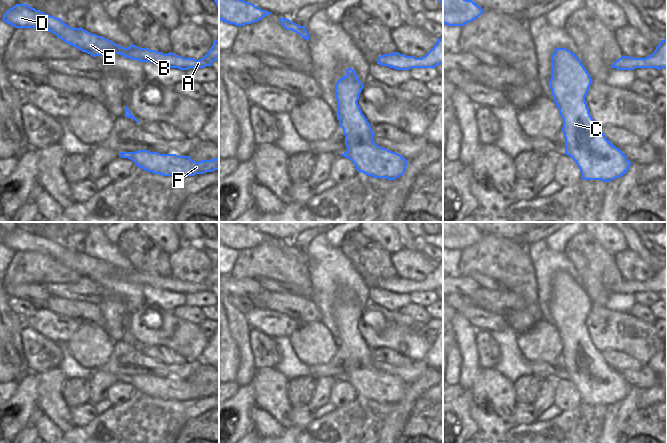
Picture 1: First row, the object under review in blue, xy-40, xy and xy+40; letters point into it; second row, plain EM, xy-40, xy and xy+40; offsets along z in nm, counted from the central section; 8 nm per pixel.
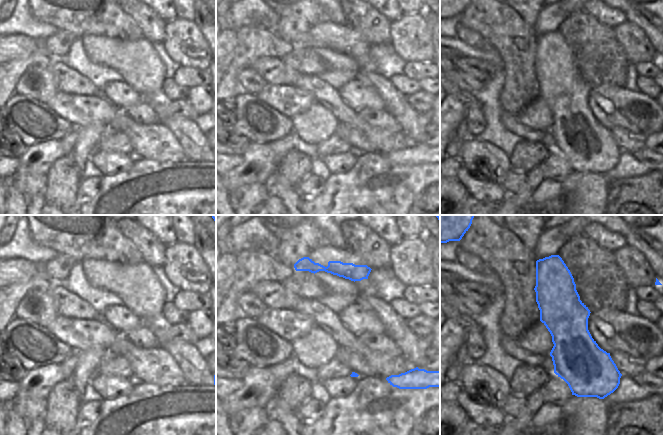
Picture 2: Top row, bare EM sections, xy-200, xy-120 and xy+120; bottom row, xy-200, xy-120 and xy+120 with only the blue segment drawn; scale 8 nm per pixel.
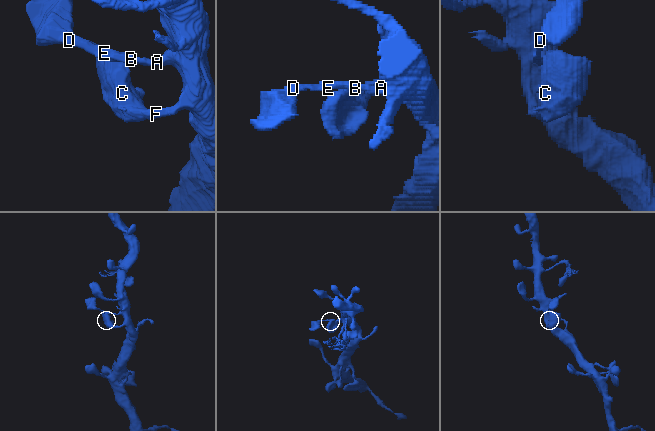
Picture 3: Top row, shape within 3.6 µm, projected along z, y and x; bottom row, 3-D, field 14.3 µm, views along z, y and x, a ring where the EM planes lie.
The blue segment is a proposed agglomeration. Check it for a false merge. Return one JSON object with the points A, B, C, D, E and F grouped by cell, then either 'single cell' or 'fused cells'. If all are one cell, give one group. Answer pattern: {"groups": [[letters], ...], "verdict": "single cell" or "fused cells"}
{"groups": [["A", "B", "C", "D", "E", "F"]], "verdict": "single cell"}

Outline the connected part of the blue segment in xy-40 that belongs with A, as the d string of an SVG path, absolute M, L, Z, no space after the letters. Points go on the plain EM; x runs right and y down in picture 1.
M16 228L5 236L2 244L15 252L42 252L48 254L64 266L93 281L112 276L132 284L152 286L160 290L168 290L180 294L204 292L219 284L219 263L214 265L211 273L200 284L196 284L194 282L184 282L172 276L164 278L156 274L140 272L134 268L124 272L83 252L72 252L62 246L61 242L50 240L27 228Z

